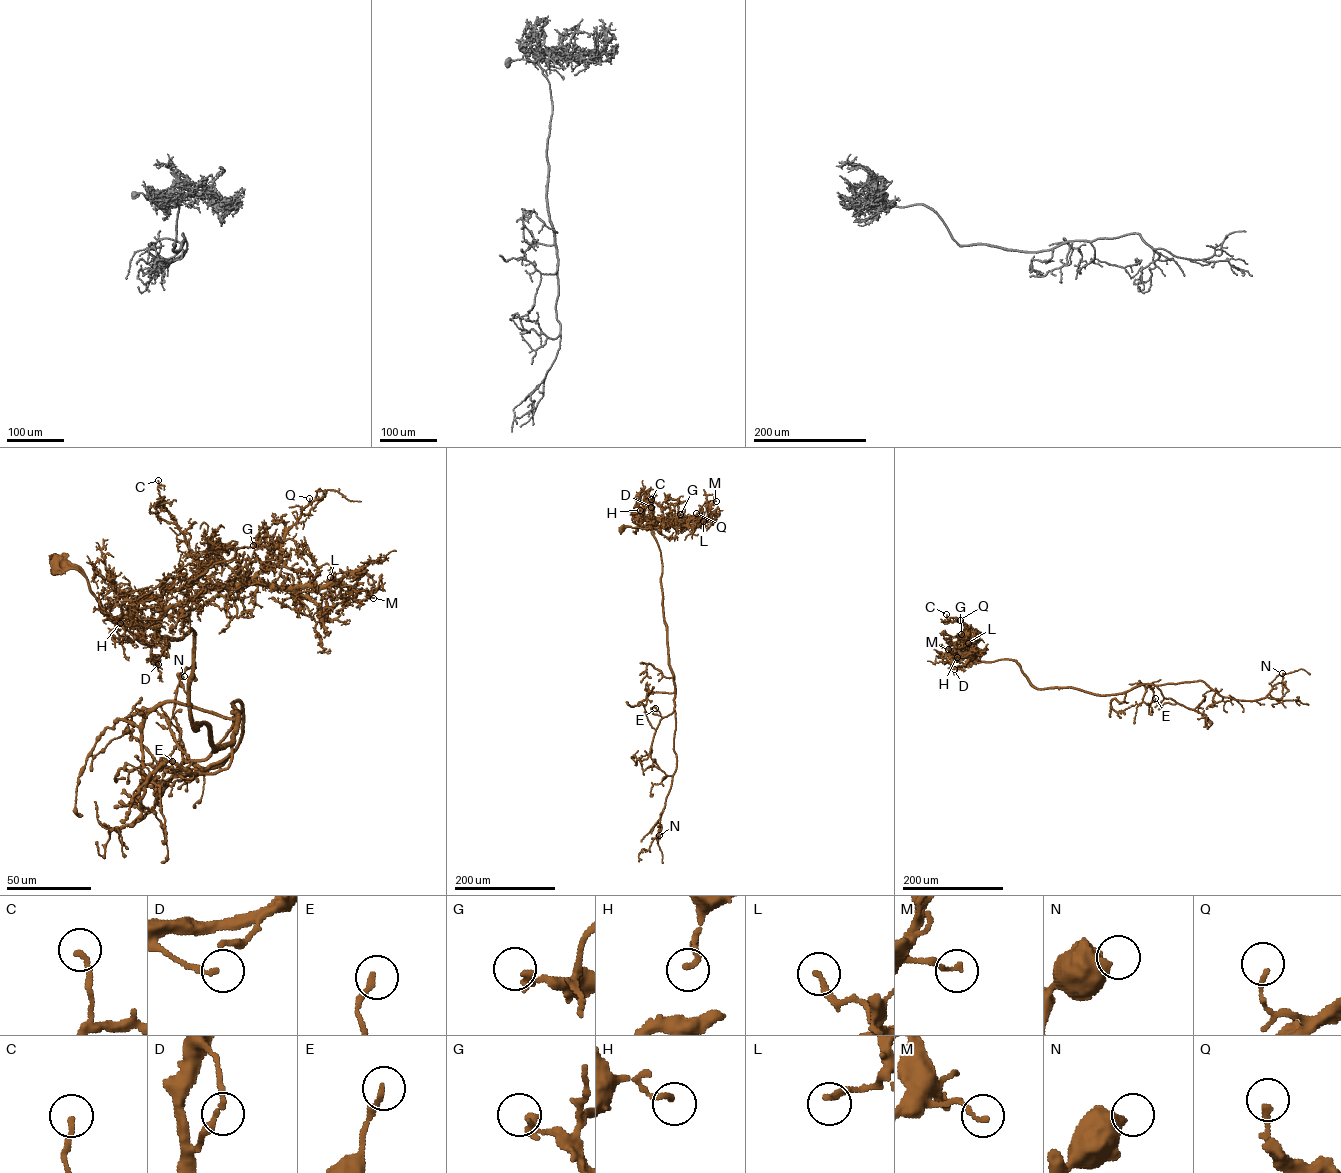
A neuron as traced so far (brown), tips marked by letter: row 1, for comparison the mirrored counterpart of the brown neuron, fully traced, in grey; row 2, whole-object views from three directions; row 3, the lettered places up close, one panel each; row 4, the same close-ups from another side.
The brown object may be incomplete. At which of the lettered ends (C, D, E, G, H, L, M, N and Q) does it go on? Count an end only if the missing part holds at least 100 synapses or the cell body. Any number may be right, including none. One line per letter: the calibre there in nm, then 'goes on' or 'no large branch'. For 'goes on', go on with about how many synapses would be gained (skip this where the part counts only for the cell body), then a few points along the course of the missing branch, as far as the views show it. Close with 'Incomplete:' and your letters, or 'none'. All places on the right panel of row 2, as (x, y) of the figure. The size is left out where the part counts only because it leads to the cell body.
C: 180 nm | no large branch
D: 180 nm | no large branch
E: 190 nm | no large branch
G: 260 nm | goes on | 190 syn
H: 200 nm | no large branch
L: 220 nm | no large branch
M: 160 nm | no large branch
N: 550 nm | no large branch
Q: 170 nm | no large branch
Incomplete: G

